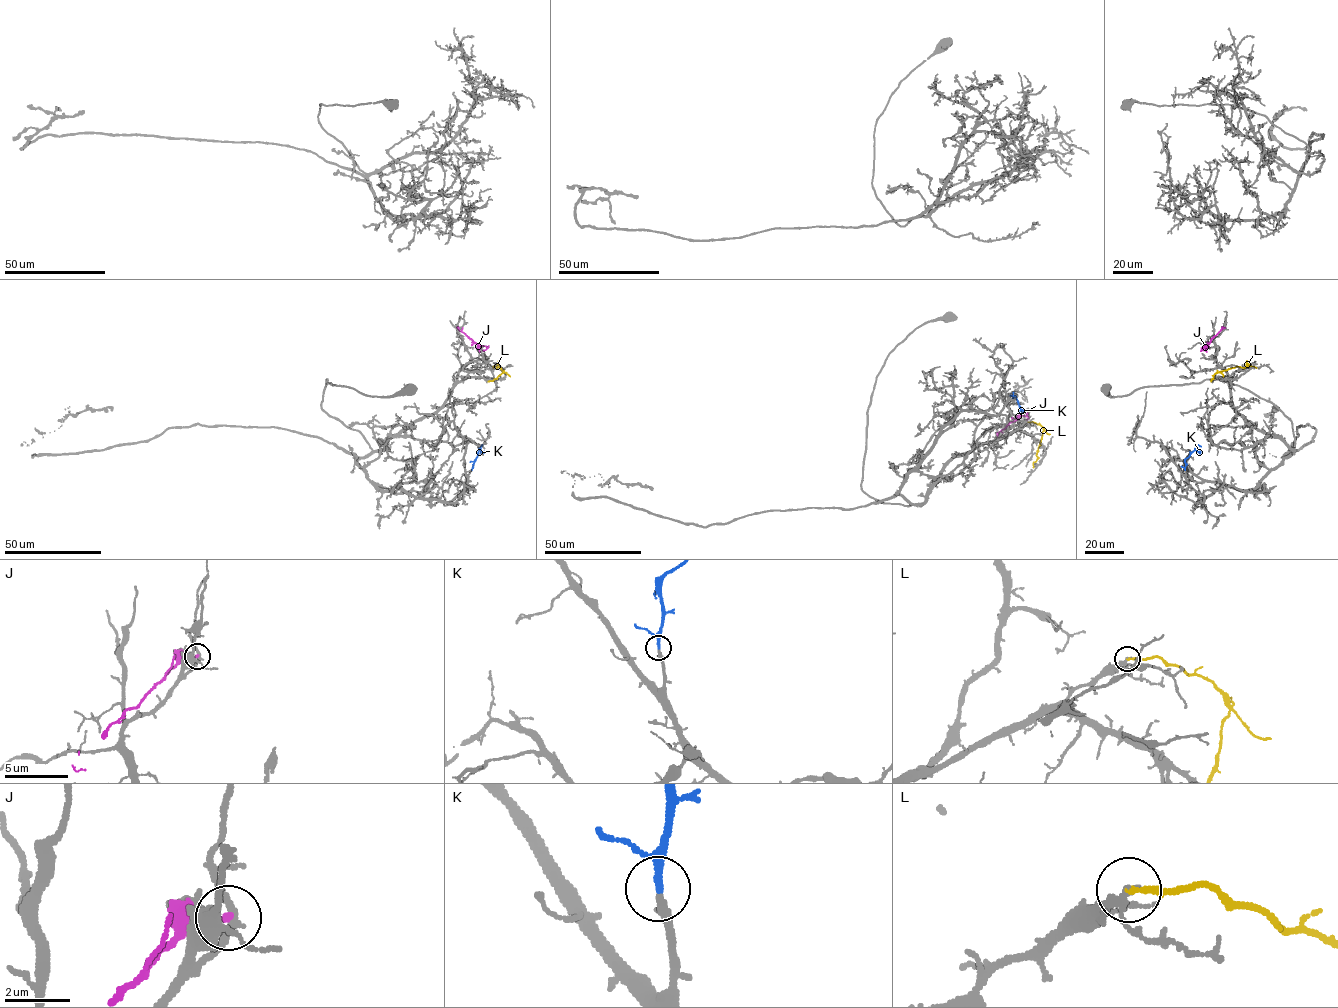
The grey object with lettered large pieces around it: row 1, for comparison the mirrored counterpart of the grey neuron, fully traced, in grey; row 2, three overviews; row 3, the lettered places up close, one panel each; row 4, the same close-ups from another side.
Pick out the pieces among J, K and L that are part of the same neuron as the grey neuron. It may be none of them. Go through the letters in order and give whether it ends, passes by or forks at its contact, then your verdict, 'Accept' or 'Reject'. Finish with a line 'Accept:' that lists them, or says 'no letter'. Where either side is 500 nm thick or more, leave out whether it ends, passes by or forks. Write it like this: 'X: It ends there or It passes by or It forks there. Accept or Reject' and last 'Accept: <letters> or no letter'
J: It ends there. Reject
K: It ends there. Accept
L: It ends there. Reject
Accept: K

